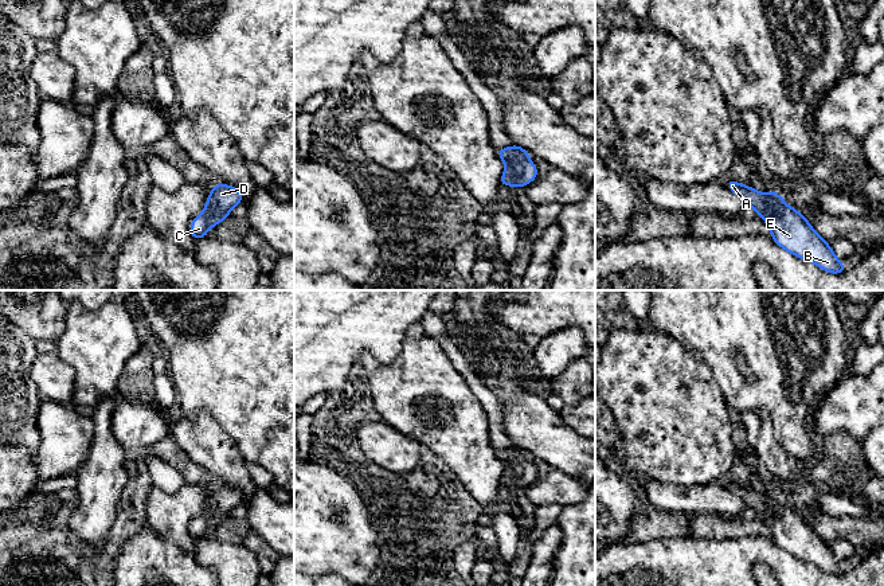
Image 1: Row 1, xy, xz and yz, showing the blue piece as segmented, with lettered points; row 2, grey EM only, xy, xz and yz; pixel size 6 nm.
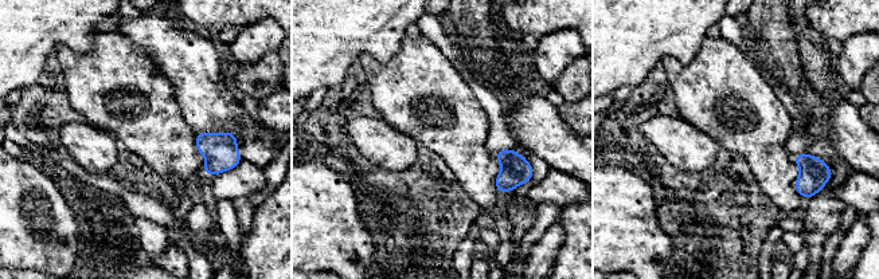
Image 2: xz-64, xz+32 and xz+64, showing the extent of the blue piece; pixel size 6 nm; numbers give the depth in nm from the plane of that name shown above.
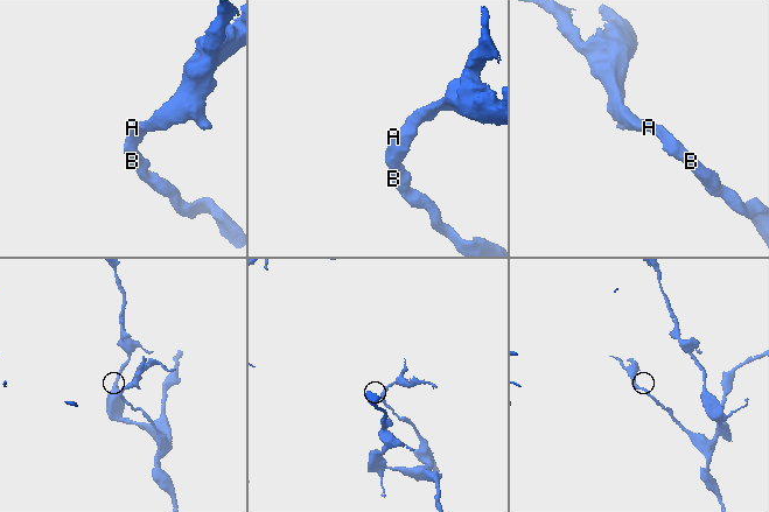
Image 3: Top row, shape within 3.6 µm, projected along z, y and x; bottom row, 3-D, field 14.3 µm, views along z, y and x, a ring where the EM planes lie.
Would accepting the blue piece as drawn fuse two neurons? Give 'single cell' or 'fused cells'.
single cell

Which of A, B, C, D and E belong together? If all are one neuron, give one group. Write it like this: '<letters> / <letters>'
A B C D E

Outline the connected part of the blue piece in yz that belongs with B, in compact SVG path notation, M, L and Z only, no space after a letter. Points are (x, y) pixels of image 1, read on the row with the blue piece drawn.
M725 179L725 184L764 219L770 227L770 237L778 246L815 263L826 273L840 274L846 270L844 262L836 258L830 245L814 231L807 219L787 206L774 190L760 194L731 179Z

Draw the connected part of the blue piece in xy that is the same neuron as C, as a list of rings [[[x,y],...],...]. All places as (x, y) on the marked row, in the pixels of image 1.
[[[227,184],[214,185],[203,212],[189,226],[192,238],[197,241],[207,237],[207,230],[230,216],[230,210],[242,202],[243,195],[239,188]]]

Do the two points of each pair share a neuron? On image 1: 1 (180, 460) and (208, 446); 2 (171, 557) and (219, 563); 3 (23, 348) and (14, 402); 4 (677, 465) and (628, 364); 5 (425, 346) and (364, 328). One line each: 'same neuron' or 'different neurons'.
1: different neurons
2: different neurons
3: same neuron
4: same neuron
5: different neurons

